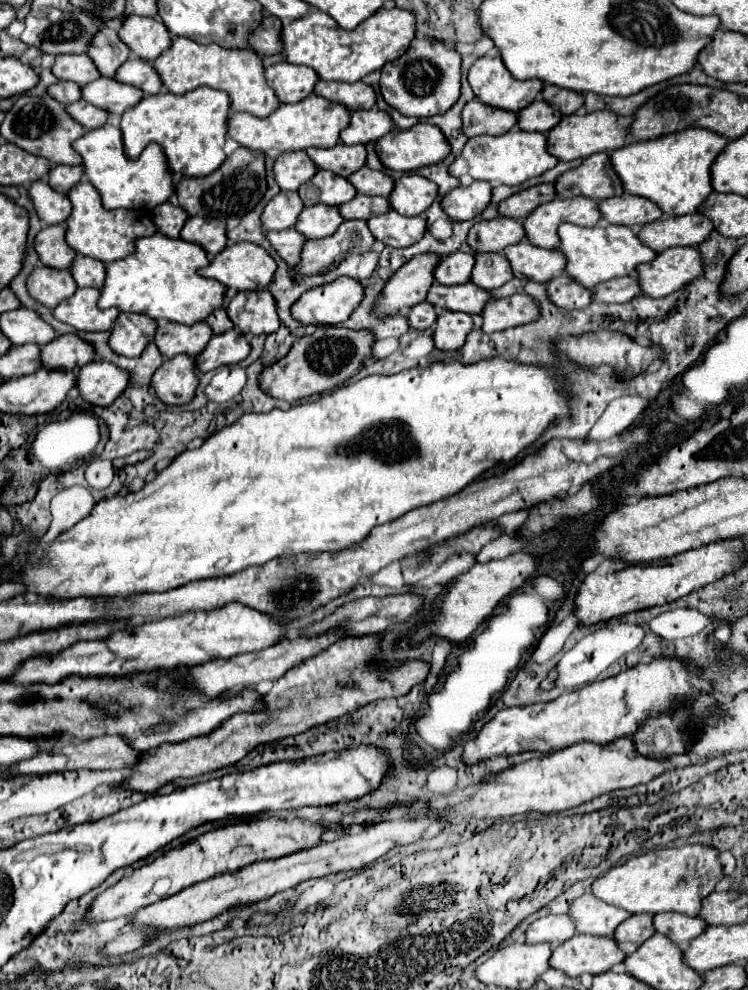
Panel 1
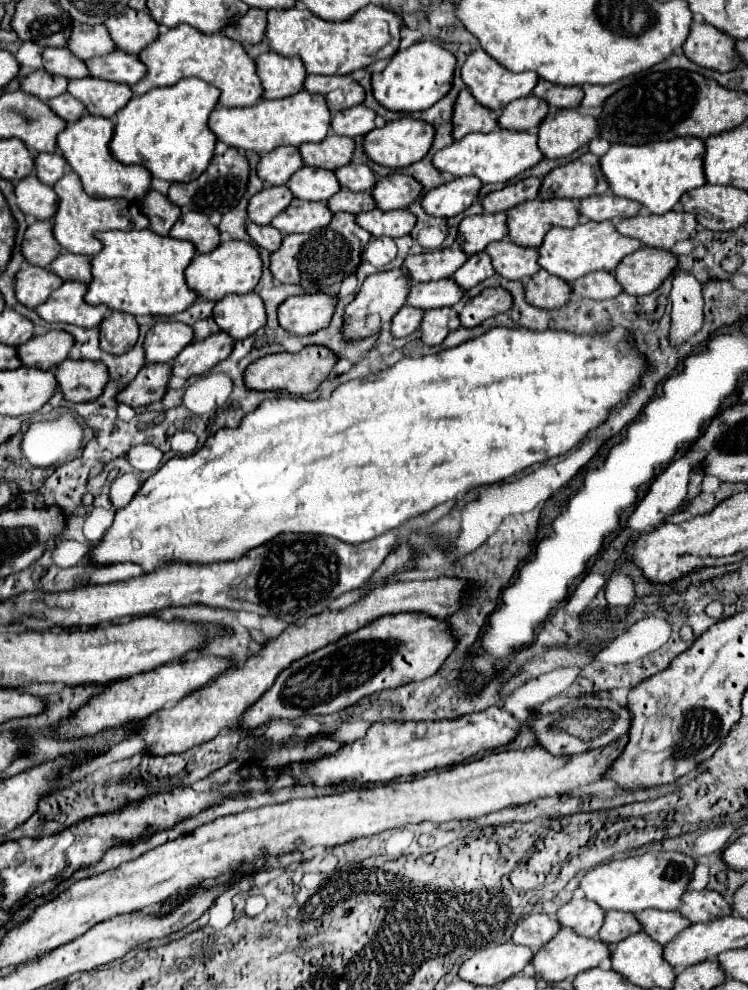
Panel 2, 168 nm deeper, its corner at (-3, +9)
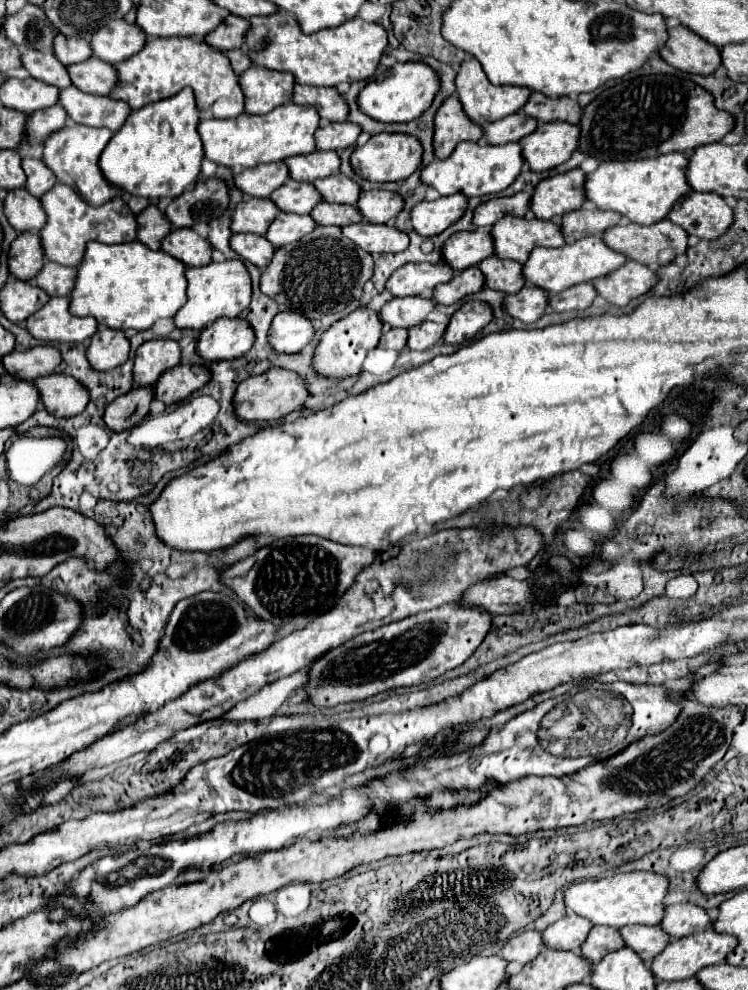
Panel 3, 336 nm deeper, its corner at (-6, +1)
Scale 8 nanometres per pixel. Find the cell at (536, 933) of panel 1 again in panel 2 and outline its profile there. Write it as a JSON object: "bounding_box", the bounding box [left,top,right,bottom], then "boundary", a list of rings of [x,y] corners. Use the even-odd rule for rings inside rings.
{"bounding_box":[511,914,561,950],"boundary":[[[531,914],[517,924],[511,942],[521,944],[521,946],[529,946],[531,950],[539,950],[559,930],[561,930],[561,926],[555,918],[549,918],[547,914]]]}

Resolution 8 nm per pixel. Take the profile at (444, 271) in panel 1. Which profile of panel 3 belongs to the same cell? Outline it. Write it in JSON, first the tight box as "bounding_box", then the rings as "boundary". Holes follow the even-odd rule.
{"bounding_box":[386,262,454,298],"boundary":[[[446,262],[404,264],[390,276],[390,280],[386,282],[386,290],[390,290],[392,296],[424,296],[424,298],[428,298],[438,284],[450,282],[452,278],[454,278],[454,270]]]}

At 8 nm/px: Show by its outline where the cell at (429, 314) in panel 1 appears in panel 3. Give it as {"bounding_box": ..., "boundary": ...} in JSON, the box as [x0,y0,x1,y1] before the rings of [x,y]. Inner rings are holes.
{"bounding_box":[378,328,408,350],"boundary":[[[390,328],[390,330],[384,330],[384,336],[382,336],[378,346],[392,348],[392,350],[402,350],[402,348],[406,348],[406,340],[408,340],[408,330],[406,328]]]}

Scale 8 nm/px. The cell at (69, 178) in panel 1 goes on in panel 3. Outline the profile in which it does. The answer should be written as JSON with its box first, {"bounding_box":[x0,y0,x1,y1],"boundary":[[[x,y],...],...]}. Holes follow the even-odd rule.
{"bounding_box":[22,158,56,198],"boundary":[[[24,158],[22,160],[22,168],[24,168],[26,176],[28,176],[26,188],[36,198],[44,196],[56,184],[54,172],[42,160],[38,160],[38,158]]]}

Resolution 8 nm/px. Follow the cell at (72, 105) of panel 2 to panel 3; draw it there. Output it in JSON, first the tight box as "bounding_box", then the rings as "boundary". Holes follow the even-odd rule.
{"bounding_box":[26,104,68,144],"boundary":[[[60,104],[50,106],[50,108],[42,110],[42,112],[32,112],[28,116],[28,132],[30,132],[30,136],[26,138],[26,144],[44,142],[46,136],[50,136],[52,132],[64,128],[66,120],[68,120],[68,112],[62,110]]]}

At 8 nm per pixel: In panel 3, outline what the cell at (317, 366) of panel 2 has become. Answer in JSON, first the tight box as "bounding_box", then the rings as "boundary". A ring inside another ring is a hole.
{"bounding_box":[234,368,308,422],"boundary":[[[270,368],[264,374],[258,376],[250,376],[246,378],[234,396],[234,412],[248,422],[254,420],[280,420],[282,416],[286,416],[288,412],[302,408],[304,402],[308,400],[308,388],[306,382],[292,370],[284,370],[284,368]]]}

